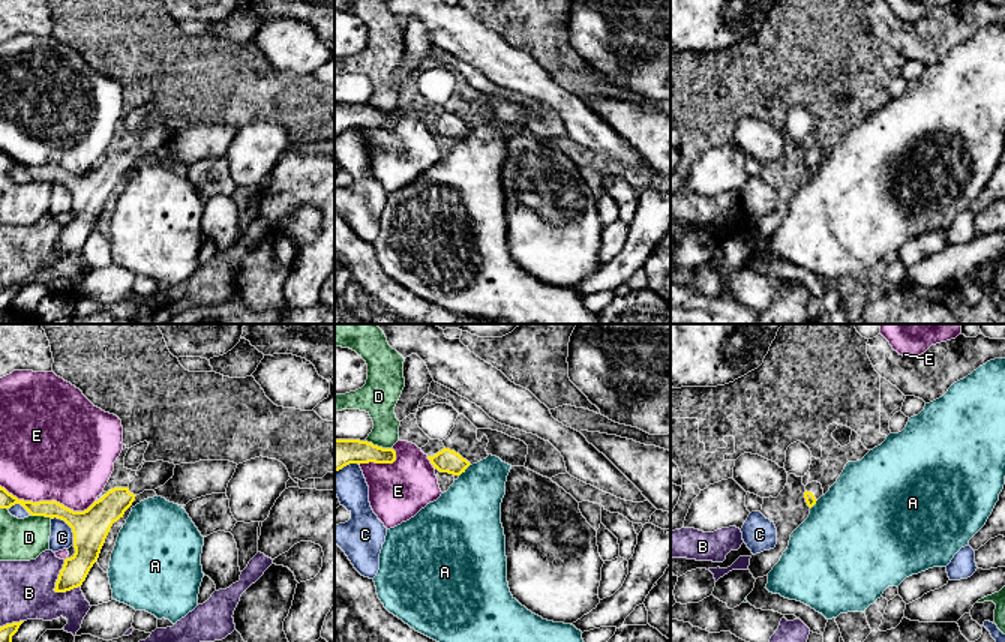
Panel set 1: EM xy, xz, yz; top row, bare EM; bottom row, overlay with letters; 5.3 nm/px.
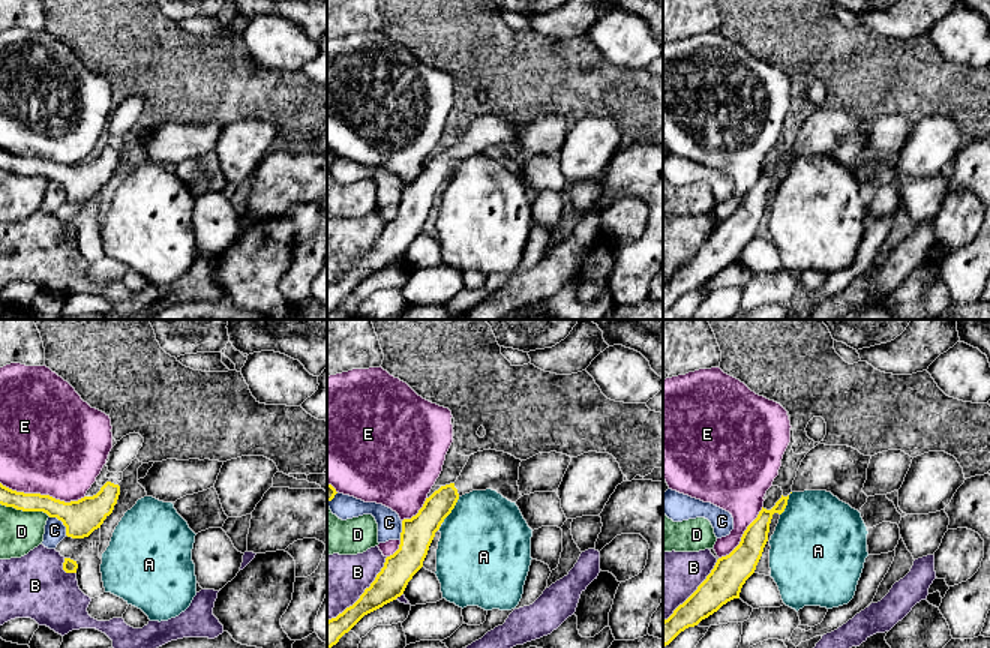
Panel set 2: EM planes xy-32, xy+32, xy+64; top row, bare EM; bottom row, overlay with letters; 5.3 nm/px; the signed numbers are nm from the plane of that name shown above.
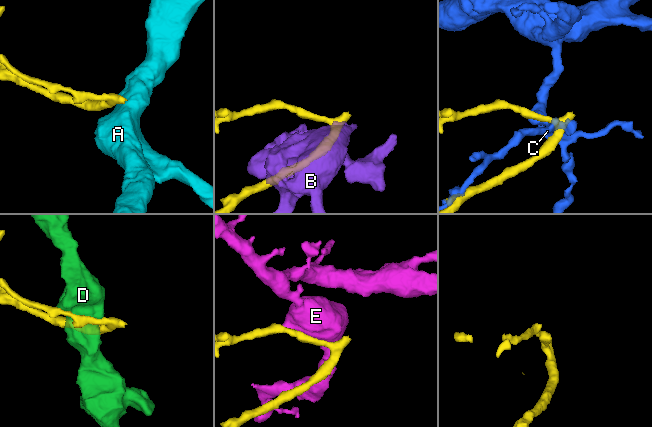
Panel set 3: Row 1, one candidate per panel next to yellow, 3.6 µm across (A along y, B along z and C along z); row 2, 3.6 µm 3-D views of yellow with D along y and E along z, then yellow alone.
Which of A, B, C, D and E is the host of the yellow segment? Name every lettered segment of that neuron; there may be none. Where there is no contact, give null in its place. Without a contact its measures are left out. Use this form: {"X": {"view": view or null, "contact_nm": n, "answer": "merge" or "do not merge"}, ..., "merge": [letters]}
{"A": {"view": "xz", "contact_nm": 90, "answer": "do not merge"}, "B": {"view": "xy", "contact_nm": 190, "answer": "do not merge"}, "C": {"view": "xy", "contact_nm": 190, "answer": "do not merge"}, "D": {"view": "xz", "contact_nm": 140, "answer": "do not merge"}, "E": {"view": "xy", "contact_nm": 550, "answer": "do not merge"}, "merge": []}

